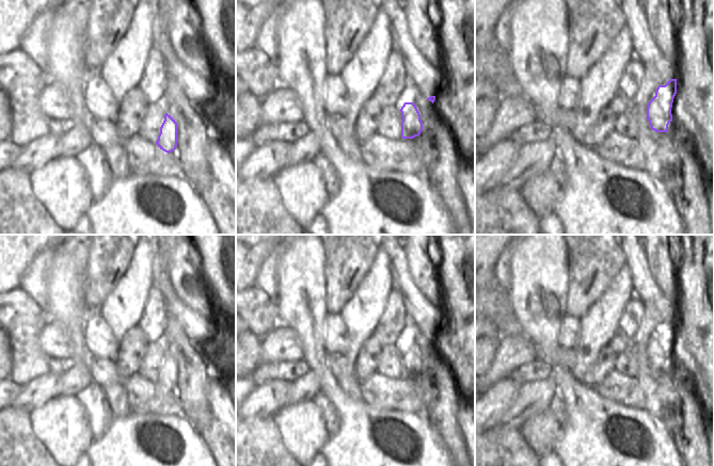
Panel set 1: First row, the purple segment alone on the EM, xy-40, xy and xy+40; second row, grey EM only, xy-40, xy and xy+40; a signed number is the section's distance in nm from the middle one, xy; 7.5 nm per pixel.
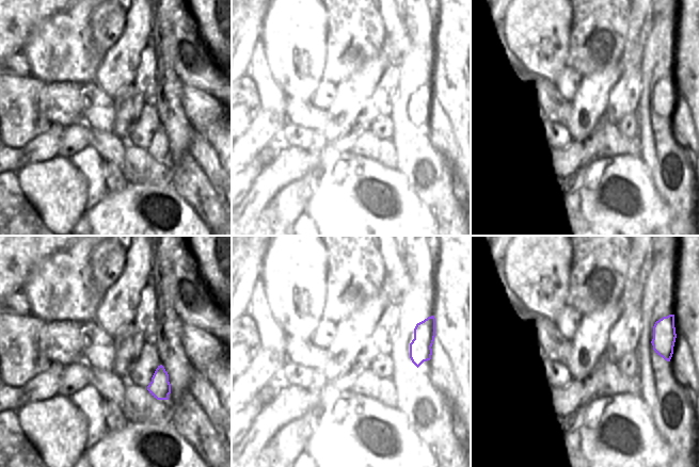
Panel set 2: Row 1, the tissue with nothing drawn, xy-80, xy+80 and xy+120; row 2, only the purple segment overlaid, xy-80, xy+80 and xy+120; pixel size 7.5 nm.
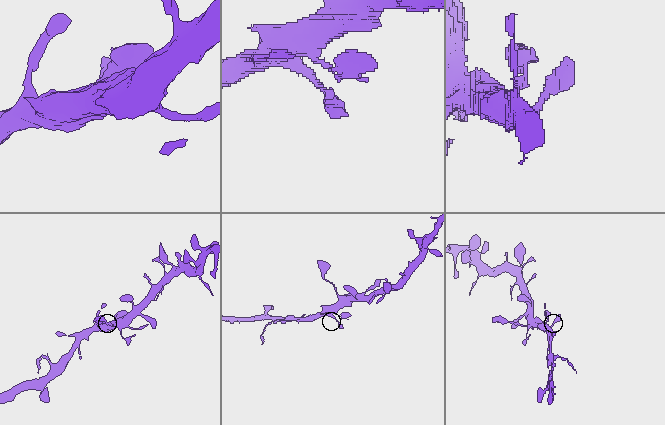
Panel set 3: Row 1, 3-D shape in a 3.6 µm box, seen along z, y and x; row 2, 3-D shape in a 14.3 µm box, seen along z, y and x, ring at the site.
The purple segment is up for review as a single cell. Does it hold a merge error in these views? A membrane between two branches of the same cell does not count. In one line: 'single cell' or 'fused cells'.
single cell

